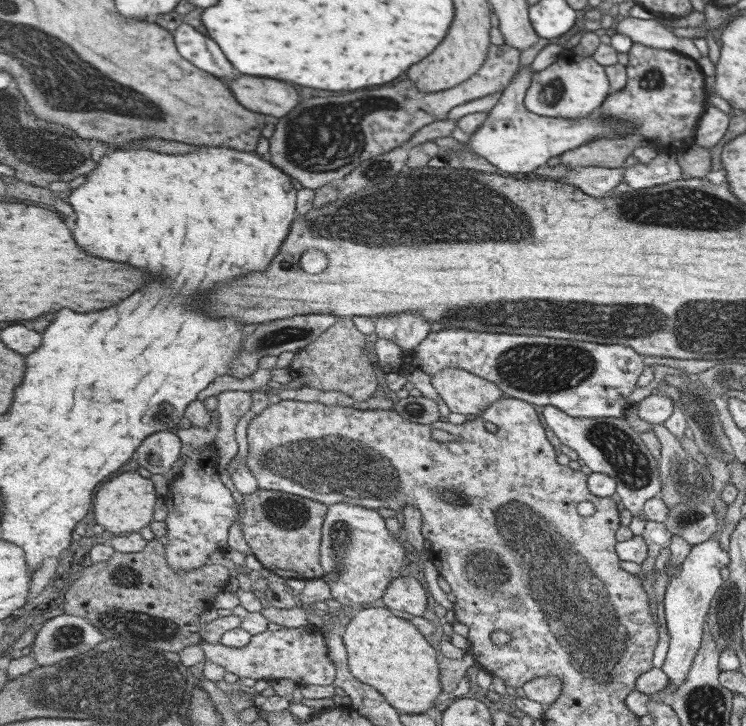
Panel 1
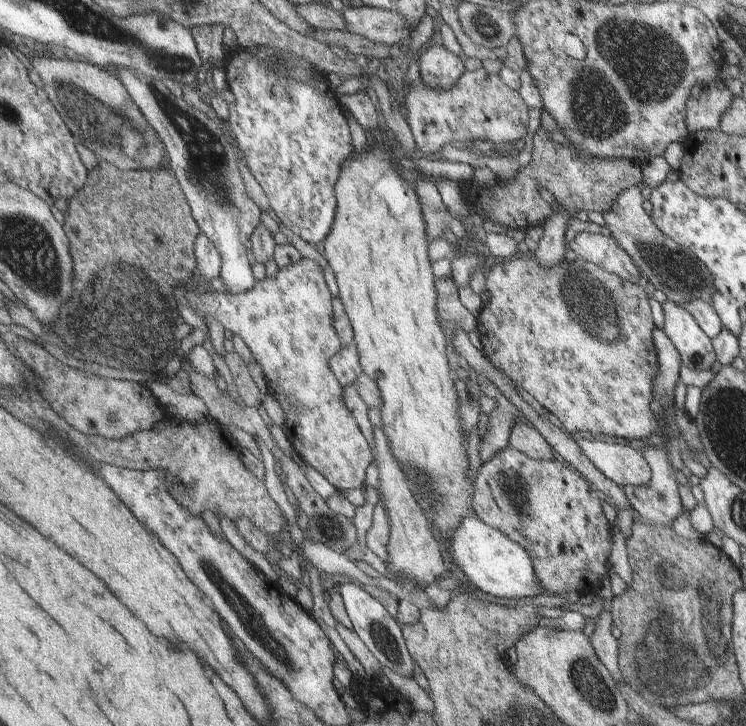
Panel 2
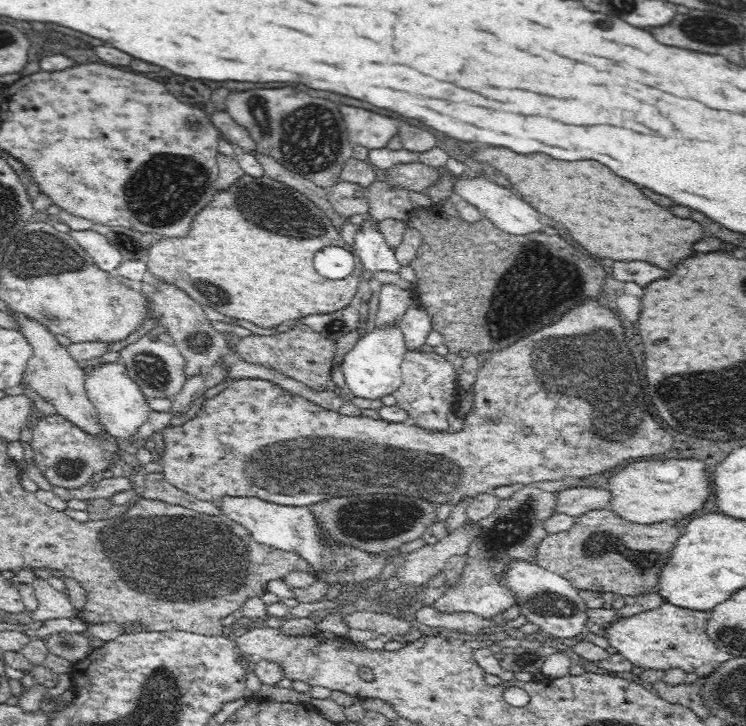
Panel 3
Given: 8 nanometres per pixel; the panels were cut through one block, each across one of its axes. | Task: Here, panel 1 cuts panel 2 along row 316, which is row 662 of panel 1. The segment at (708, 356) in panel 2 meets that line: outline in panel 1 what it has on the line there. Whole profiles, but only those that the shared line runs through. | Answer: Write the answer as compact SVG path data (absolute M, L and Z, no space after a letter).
M709 539L699 545L691 545L689 555L680 565L679 574L669 579L663 596L663 609L665 626L670 637L665 661L660 668L667 676L668 685L662 691L650 696L653 701L661 703L668 701L678 685L683 684L686 679L702 639L704 620L710 601L721 587L727 563L729 563L727 552L719 548L719 542Z

